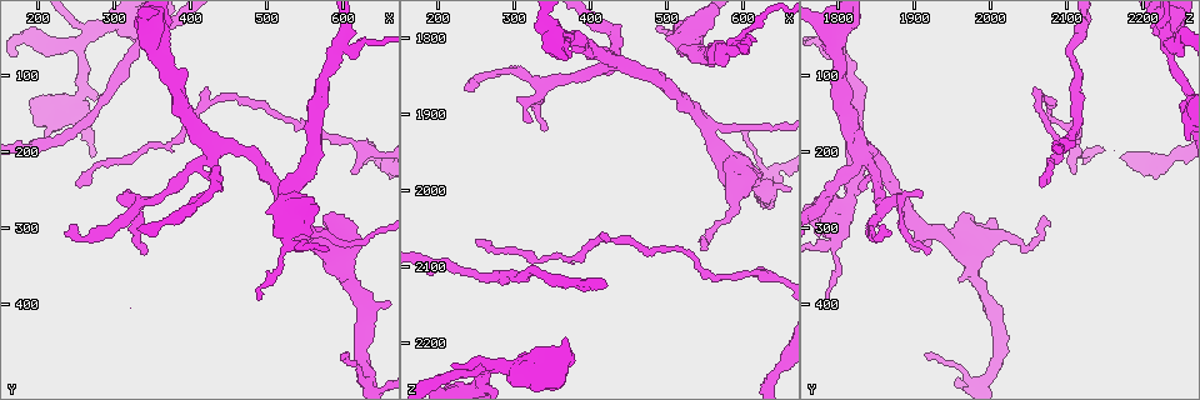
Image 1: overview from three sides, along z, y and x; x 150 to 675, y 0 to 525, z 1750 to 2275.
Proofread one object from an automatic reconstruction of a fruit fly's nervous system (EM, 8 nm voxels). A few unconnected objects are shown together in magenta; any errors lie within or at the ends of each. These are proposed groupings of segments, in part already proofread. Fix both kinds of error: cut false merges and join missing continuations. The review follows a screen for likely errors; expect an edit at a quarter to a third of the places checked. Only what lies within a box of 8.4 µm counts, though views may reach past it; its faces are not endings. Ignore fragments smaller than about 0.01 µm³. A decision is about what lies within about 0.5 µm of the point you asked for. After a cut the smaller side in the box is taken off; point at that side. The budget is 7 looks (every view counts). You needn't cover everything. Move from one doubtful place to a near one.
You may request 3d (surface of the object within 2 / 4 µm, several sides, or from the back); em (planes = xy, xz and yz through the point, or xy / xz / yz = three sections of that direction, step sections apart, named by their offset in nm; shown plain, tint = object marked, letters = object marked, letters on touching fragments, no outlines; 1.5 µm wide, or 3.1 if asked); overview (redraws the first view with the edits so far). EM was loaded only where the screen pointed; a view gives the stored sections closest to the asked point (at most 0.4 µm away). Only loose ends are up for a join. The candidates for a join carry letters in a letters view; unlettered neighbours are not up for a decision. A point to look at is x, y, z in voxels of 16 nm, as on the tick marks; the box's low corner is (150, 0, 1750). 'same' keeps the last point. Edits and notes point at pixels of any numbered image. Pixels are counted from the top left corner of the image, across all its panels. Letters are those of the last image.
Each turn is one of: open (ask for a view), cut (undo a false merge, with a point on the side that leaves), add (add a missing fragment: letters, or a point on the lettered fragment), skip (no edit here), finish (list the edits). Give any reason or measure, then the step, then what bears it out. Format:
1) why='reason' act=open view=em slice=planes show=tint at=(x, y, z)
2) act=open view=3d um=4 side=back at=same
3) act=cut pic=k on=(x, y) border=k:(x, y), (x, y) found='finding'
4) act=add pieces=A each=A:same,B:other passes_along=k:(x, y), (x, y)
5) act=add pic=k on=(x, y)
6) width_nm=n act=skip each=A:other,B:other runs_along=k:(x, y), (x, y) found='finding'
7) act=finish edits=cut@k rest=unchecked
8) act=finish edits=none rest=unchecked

act=open view=3d um=2 at=(235, 310, 1870)

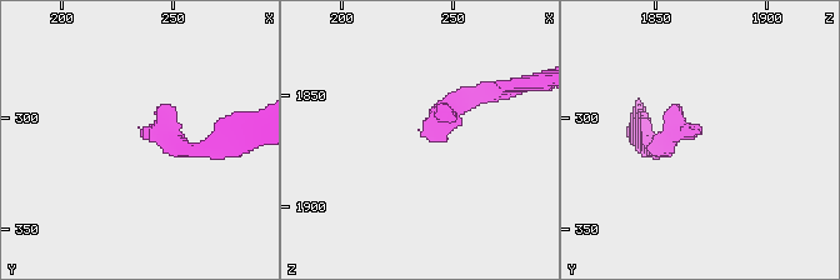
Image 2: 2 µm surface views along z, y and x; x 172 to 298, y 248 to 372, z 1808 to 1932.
act=open view=em slice=planes show=letters at=(235, 307, 1868)

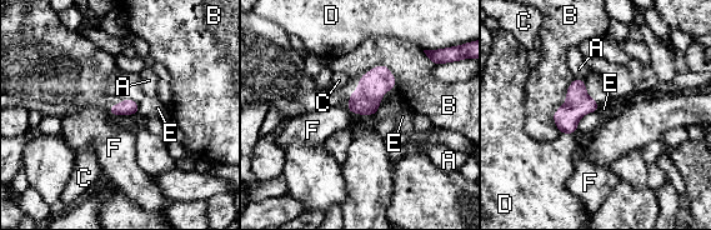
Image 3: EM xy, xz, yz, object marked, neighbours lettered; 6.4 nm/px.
width_nm=100 longest_contact=B:360nm act=skip each=A:other,B:other,C:other,D:other,E:other,F:other found='no lettered fragment goes on from it'

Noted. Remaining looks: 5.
why='free end' act=open view=3d um=2 at=(320, 255, 1915)

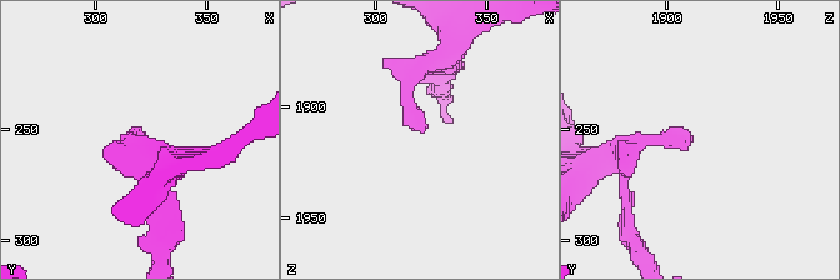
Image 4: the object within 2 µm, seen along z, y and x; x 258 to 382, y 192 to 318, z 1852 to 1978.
why='shape alone is not enough' act=open view=em slice=planes show=letters at=(323, 256, 1910)

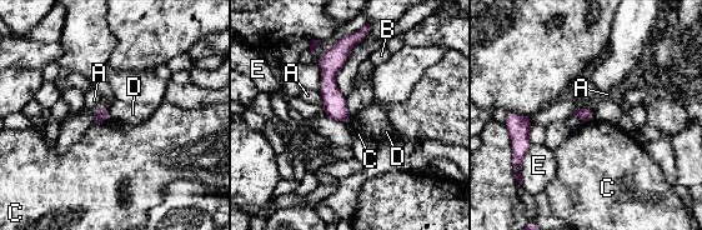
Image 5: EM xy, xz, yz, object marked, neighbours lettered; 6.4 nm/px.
act=skip each=A:other,B:other,C:other,D:other,E:other border=5:(106, 106), (110, 118) found='none of them fits'

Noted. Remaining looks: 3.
why='free end' act=open view=em slice=xy step=4 show=tint at=(255, 250, 2065)

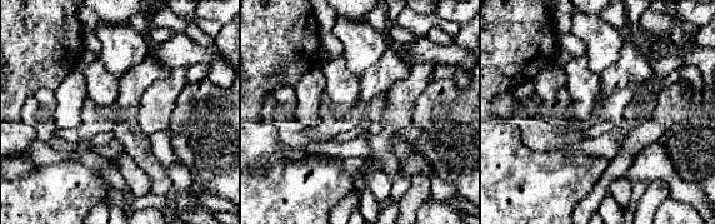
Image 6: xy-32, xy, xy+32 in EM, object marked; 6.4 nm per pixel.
act=open view=em slice=yz step=4 show=letters at=same

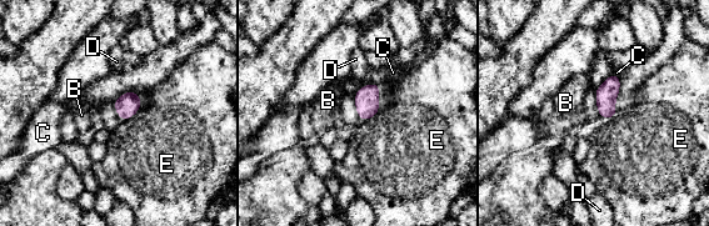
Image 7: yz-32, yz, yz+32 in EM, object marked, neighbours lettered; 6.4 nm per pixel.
act=skip each=B:other,C:other,D:other,E:other border=7:(378, 111), (362, 121) found='no lettered fragment goes on from it'

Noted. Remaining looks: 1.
act=finish edits=none rest=unchecked

